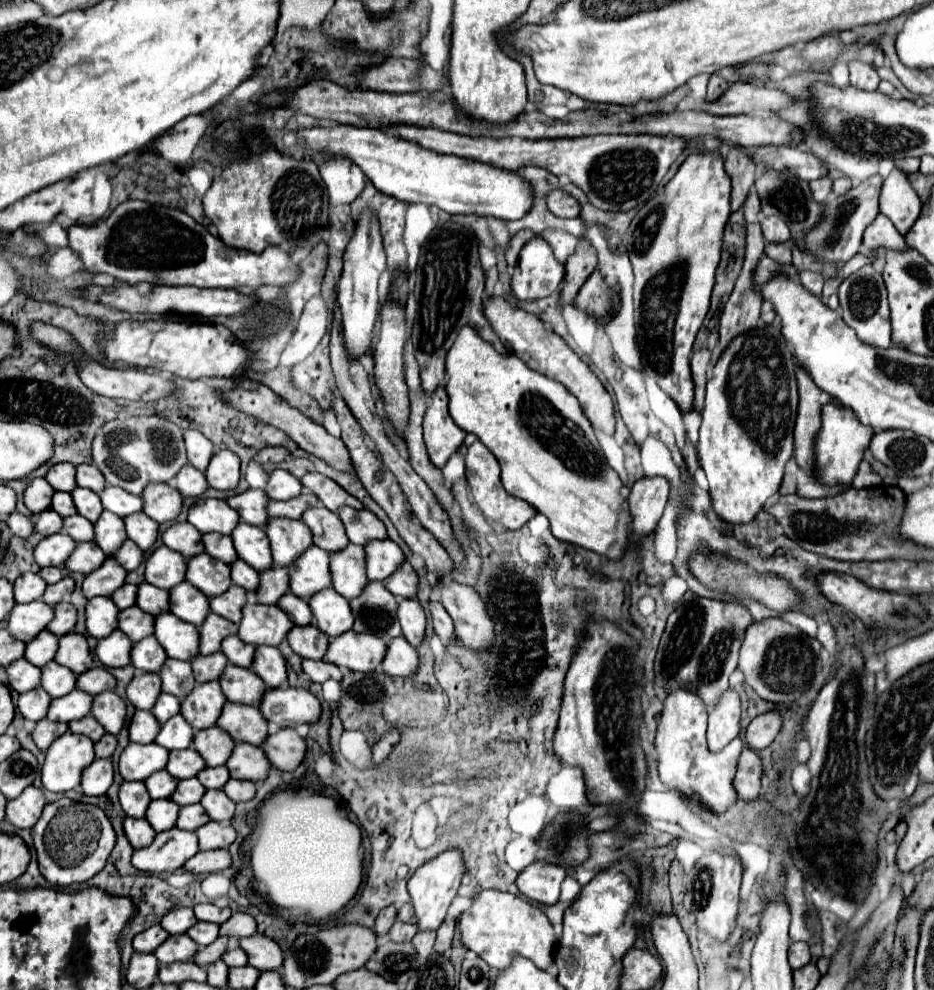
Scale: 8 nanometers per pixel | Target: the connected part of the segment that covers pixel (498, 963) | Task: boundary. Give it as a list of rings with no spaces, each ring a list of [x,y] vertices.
[[[483,890],[477,894],[473,898],[473,906],[461,914],[459,930],[463,944],[497,970],[509,968],[515,956],[529,958],[533,964],[537,964],[537,968],[547,970],[555,958],[557,936],[545,912],[509,892]]]

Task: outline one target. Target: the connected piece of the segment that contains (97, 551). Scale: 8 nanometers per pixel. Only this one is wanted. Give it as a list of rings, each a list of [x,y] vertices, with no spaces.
[[[81,542],[77,544],[77,548],[73,550],[73,554],[69,556],[69,562],[65,564],[71,572],[81,572],[81,574],[89,574],[91,570],[97,570],[103,562],[105,562],[105,554],[103,550],[95,544],[95,542]]]

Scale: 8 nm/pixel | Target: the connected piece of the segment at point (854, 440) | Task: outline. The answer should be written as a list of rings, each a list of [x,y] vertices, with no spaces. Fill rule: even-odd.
[[[829,404],[823,410],[821,434],[817,434],[817,480],[823,484],[849,484],[857,474],[865,450],[873,438],[873,428],[857,420],[855,412],[841,404]]]

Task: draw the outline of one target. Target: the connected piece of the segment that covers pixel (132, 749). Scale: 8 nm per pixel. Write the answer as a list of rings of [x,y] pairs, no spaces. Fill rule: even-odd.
[[[131,742],[119,760],[119,772],[123,780],[147,780],[153,772],[159,772],[169,762],[169,750],[157,744],[135,744]]]

